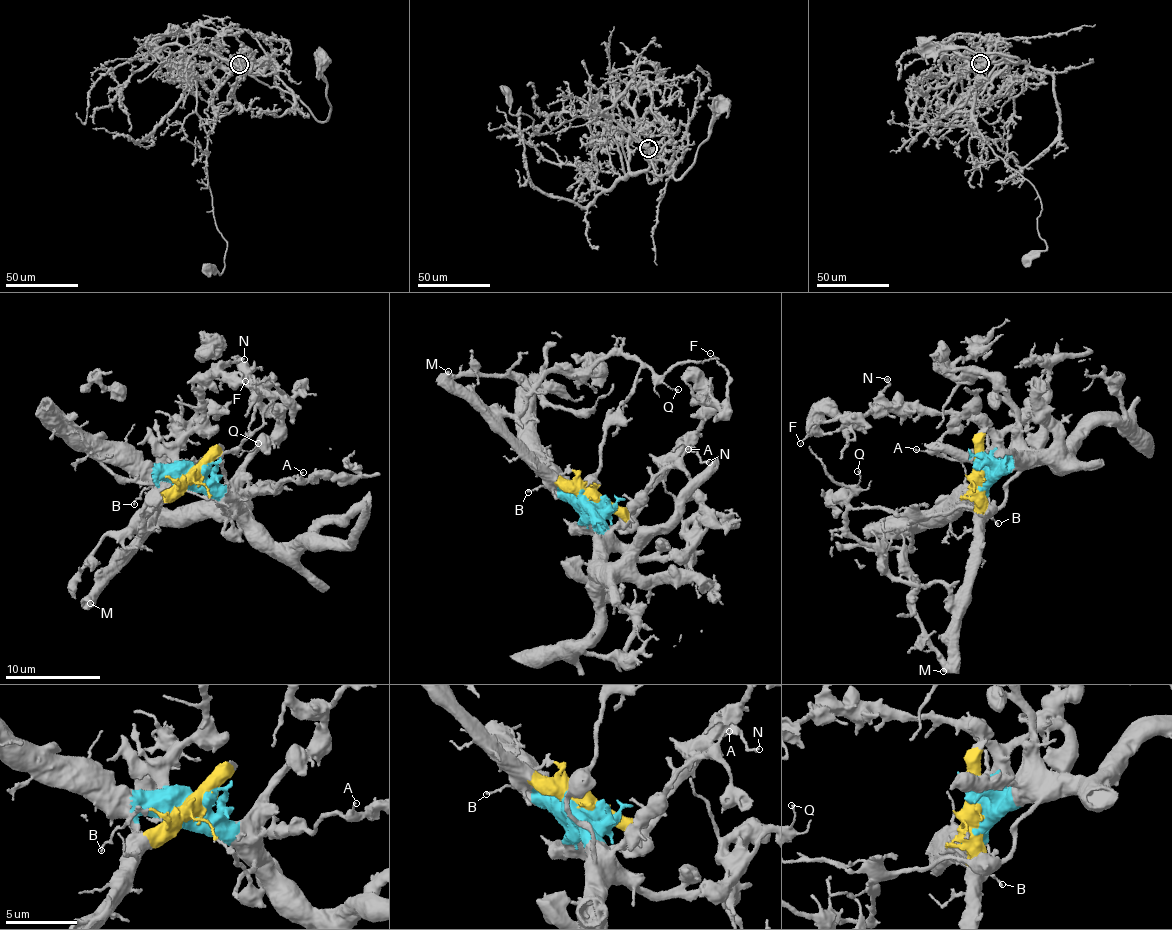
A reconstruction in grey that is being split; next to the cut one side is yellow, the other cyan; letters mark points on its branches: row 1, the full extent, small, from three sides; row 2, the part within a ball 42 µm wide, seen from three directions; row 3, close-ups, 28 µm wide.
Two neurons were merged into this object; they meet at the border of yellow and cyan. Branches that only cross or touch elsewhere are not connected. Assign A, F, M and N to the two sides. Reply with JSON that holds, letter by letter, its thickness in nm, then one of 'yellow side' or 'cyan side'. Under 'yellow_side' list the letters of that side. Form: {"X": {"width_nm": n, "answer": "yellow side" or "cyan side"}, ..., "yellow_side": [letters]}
{"A": {"width_nm": 110, "answer": "cyan side"}, "F": {"width_nm": 60, "answer": "cyan side"}, "M": {"width_nm": 500, "answer": "yellow side"}, "N": {"width_nm": 200, "answer": "cyan side"}, "yellow_side": ["M"]}

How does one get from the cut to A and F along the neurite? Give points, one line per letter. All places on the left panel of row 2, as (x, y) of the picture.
A: (193, 476), (225, 487), (234, 495), (253, 490), (277, 490), (284, 481), (298, 479), (303, 471)
F: (193, 476), (178, 451), (196, 431), (211, 379), (281, 391), (265, 377), (245, 382)

